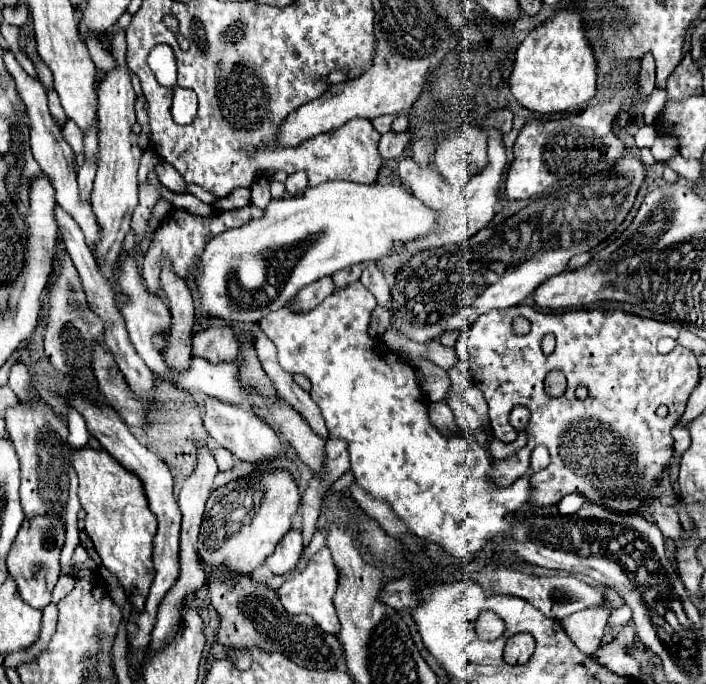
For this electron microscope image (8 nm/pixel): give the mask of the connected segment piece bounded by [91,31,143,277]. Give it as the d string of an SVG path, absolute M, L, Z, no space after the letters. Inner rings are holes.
M115 31L111 37L111 55L117 61L117 69L109 71L103 81L99 83L99 131L101 131L101 151L99 151L99 165L97 165L97 175L93 183L93 193L91 193L91 205L97 215L97 221L101 225L103 237L101 237L101 247L97 249L99 255L107 261L105 267L101 267L103 277L109 273L109 265L117 259L121 251L121 243L125 241L125 235L129 233L129 223L131 223L131 213L137 207L137 167L139 159L143 155L143 149L137 145L137 135L133 135L131 125L135 123L135 91L131 87L129 71L127 71L127 43L125 43L125 33Z

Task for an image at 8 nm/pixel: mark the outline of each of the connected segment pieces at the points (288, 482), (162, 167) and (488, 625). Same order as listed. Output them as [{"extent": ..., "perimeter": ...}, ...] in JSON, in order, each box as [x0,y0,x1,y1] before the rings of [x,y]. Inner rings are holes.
[{"extent":[199,471,299,575],"perimeter":[[[287,471],[251,475],[229,481],[215,489],[205,505],[199,531],[201,561],[211,567],[225,567],[229,573],[251,575],[291,529],[291,519],[299,507],[299,489]]]},{"extent":[155,161,187,193],"perimeter":[[[159,161],[155,165],[155,173],[157,173],[157,177],[159,177],[159,181],[163,185],[178,185],[178,193],[185,193],[187,183],[185,183],[185,179],[181,177],[181,173],[173,165],[169,165],[165,161]]]},{"extent":[477,609,503,641],"perimeter":[[[483,609],[477,617],[477,637],[485,639],[485,641],[493,641],[499,639],[503,635],[503,621],[489,609]]]}]

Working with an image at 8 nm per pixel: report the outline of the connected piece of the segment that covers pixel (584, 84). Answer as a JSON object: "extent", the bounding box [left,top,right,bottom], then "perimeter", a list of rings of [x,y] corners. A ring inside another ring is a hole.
{"extent":[509,9,595,115],"perimeter":[[[561,9],[553,19],[531,31],[515,53],[515,69],[509,77],[509,91],[531,113],[553,115],[573,113],[595,95],[595,59],[585,37],[583,17],[577,9]]]}

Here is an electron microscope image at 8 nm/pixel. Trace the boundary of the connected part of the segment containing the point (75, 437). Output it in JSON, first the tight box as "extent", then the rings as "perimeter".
{"extent":[67,407,89,447],"perimeter":[[[69,407],[69,415],[67,415],[67,427],[69,427],[69,445],[71,447],[85,447],[87,445],[87,439],[89,439],[89,431],[87,431],[87,427],[85,427],[85,421],[81,419],[81,415],[73,409],[73,407]]]}

